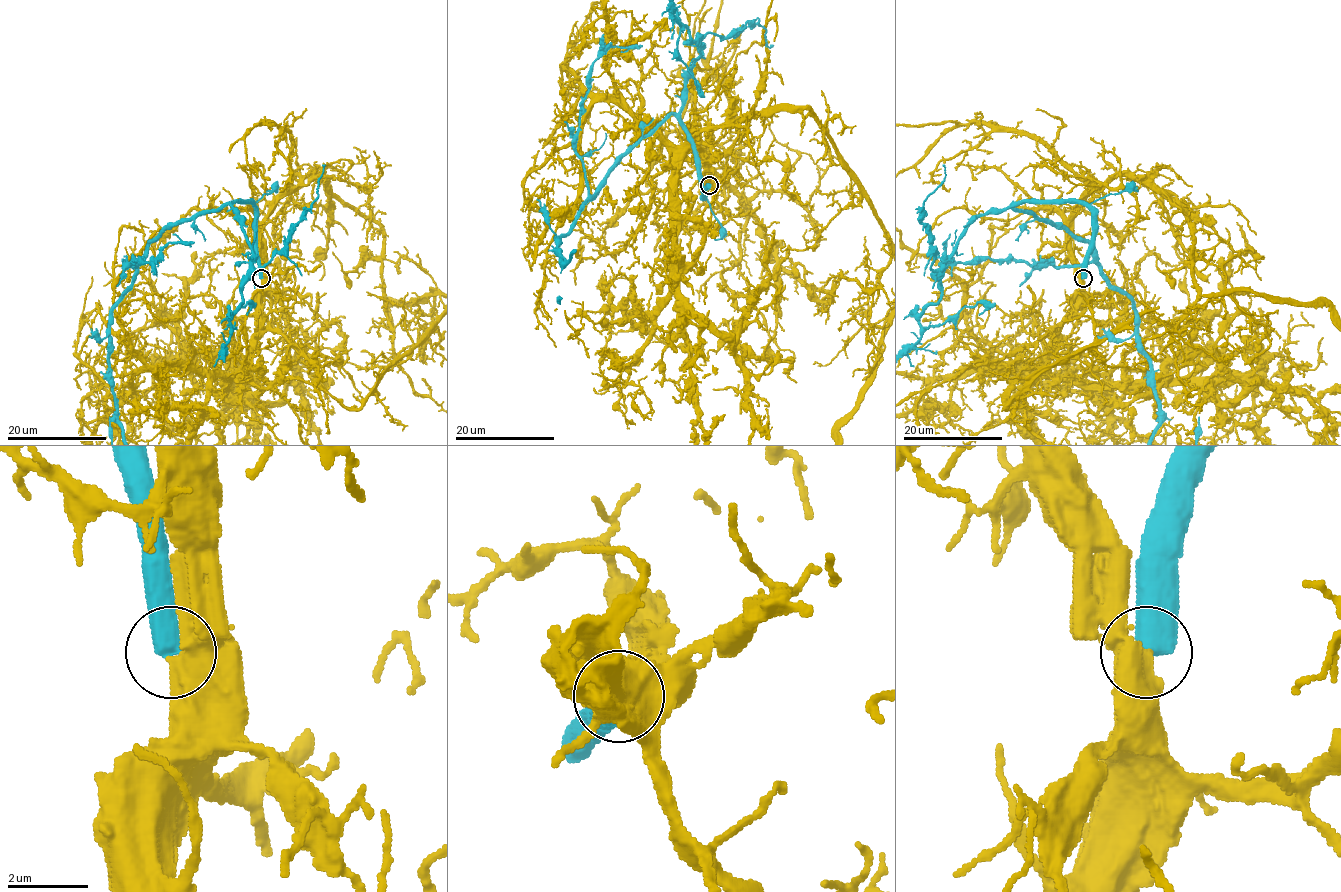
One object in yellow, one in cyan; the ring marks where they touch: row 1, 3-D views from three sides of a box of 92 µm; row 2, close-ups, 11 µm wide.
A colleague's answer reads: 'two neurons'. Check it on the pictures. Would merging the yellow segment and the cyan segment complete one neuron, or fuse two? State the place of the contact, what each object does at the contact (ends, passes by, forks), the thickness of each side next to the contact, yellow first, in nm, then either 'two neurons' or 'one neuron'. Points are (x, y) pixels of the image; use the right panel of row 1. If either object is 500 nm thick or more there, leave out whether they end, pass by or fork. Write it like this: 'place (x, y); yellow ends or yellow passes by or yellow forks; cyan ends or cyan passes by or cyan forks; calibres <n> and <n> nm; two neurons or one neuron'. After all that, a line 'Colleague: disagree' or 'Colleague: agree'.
place (1083, 278); calibres 650 and 600 nm; two neurons
Colleague: agree

